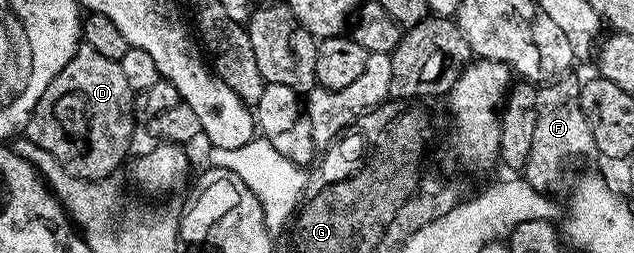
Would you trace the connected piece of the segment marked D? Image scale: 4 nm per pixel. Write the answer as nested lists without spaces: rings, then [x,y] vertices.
[[[82,44],[60,68],[60,72],[44,88],[44,96],[36,104],[32,116],[28,120],[24,134],[35,143],[37,149],[51,154],[54,159],[74,178],[86,178],[89,182],[101,182],[111,177],[110,173],[121,164],[130,150],[130,137],[134,134],[134,96],[136,91],[124,77],[121,62],[108,60],[108,56],[100,56],[96,48]]]

